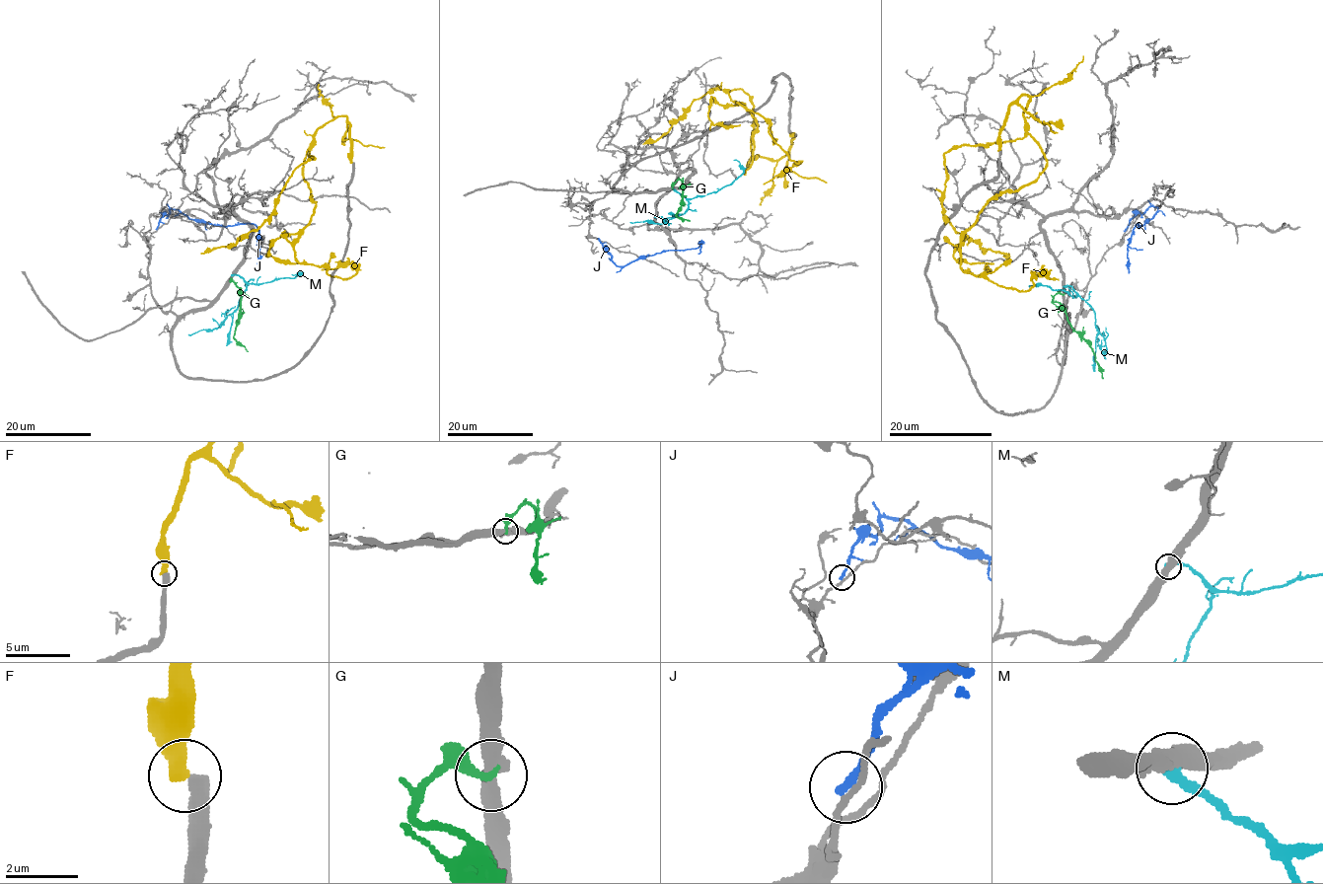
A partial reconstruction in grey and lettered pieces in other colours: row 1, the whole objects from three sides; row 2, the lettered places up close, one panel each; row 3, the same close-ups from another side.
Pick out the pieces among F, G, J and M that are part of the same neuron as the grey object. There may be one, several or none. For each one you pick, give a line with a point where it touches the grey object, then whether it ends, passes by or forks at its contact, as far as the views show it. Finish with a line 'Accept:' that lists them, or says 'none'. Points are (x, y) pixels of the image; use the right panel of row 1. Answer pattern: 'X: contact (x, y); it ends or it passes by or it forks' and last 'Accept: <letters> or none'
Accept: none

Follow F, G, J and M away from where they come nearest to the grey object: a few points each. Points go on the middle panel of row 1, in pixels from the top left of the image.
F: (793, 135), (786, 154), (757, 155), (745, 174), (757, 124), (736, 103), (759, 112), (798, 162), (764, 184)
G: (672, 187), (673, 184), (681, 181), (682, 205), (675, 215), (690, 221)
J: (598, 240), (612, 260), (624, 266), (663, 251), (696, 249), (701, 244), (698, 242)
M: (674, 188), (688, 201), (688, 208), (683, 213), (667, 222), (630, 222)

